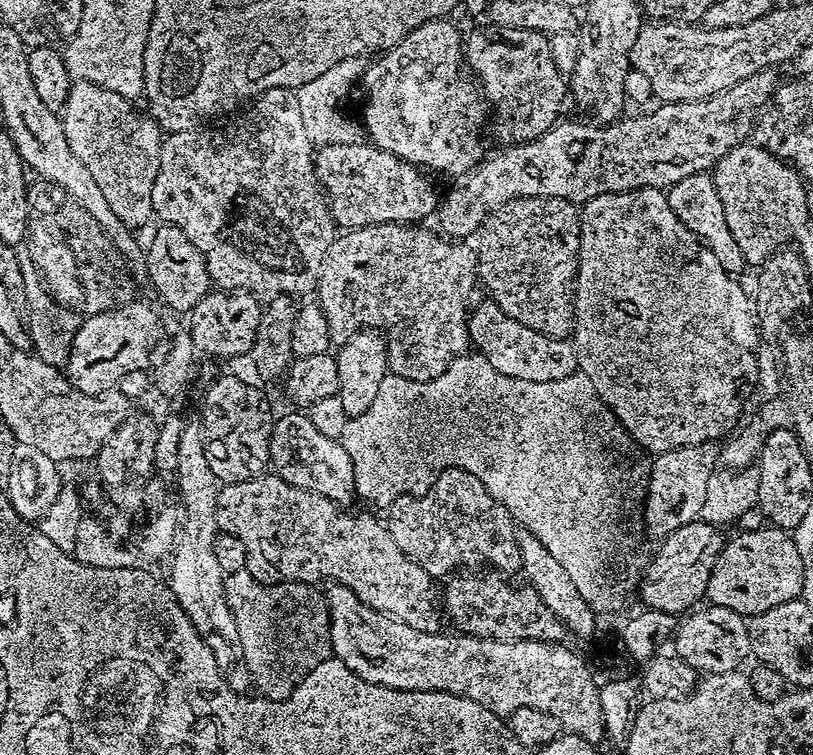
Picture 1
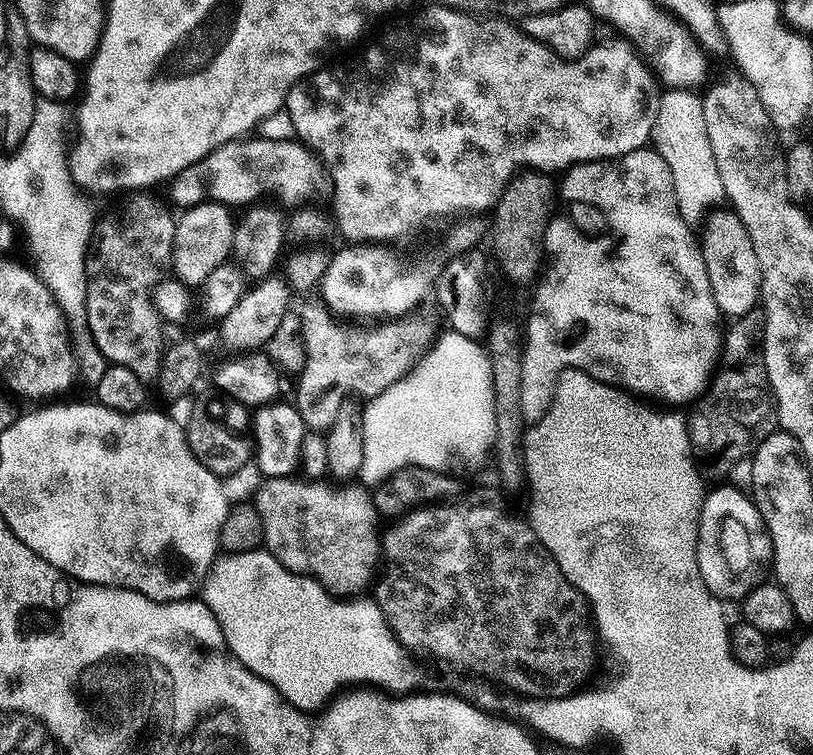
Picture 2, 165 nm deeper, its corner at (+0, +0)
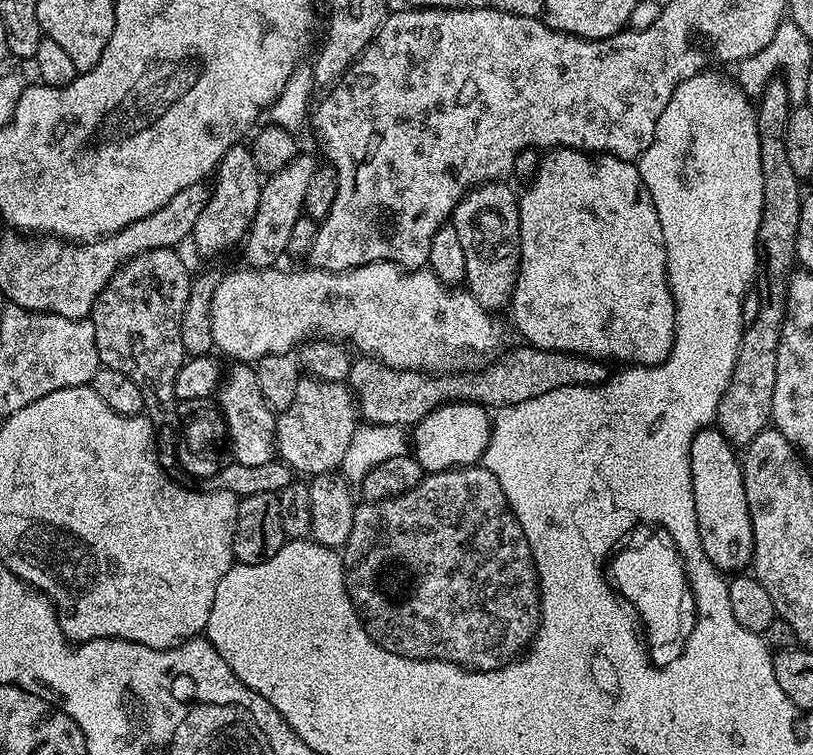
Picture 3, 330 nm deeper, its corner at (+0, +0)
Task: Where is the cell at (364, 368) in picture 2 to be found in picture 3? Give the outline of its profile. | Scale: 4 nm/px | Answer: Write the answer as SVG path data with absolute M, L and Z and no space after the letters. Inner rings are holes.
M301 378L298 382L298 394L294 394L294 402L286 411L276 418L276 451L279 459L287 464L289 469L297 473L319 474L339 469L350 447L350 440L358 427L358 405L347 383L338 380L318 380Z

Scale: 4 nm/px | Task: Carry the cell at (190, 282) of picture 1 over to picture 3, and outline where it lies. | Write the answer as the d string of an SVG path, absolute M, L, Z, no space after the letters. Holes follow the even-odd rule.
M247 143L233 144L220 160L214 173L214 181L210 195L202 214L194 222L190 230L190 240L204 256L216 256L227 248L241 243L248 234L249 226L254 222L254 214L258 210L262 174L254 162L254 154Z

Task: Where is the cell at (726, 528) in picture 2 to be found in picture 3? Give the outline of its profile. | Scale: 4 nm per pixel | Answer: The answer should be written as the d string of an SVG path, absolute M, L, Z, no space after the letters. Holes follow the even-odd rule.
M701 428L694 438L690 446L690 474L694 486L694 514L698 518L698 534L702 538L702 550L706 550L706 558L710 558L710 562L714 562L714 566L725 574L736 574L747 569L754 554L754 530L746 502L744 469L737 449L728 443L719 428Z

